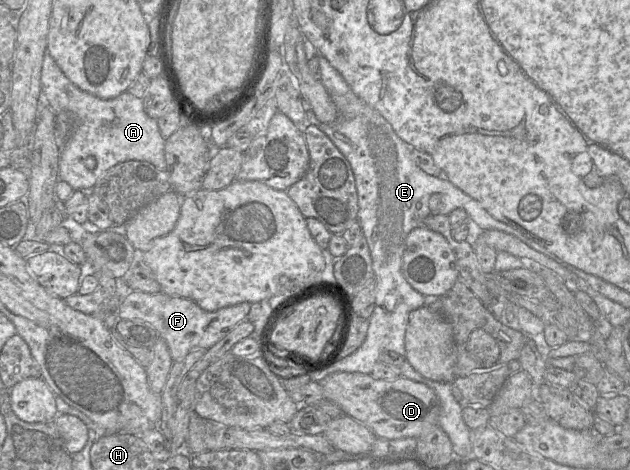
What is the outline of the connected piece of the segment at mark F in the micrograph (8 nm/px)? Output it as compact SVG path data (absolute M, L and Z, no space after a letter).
M128 291L120 303L118 316L119 319L140 319L150 324L159 338L166 342L172 360L180 361L190 352L198 349L208 350L220 341L235 326L247 319L250 306L250 303L243 302L207 312L190 299L169 296L163 292Z

